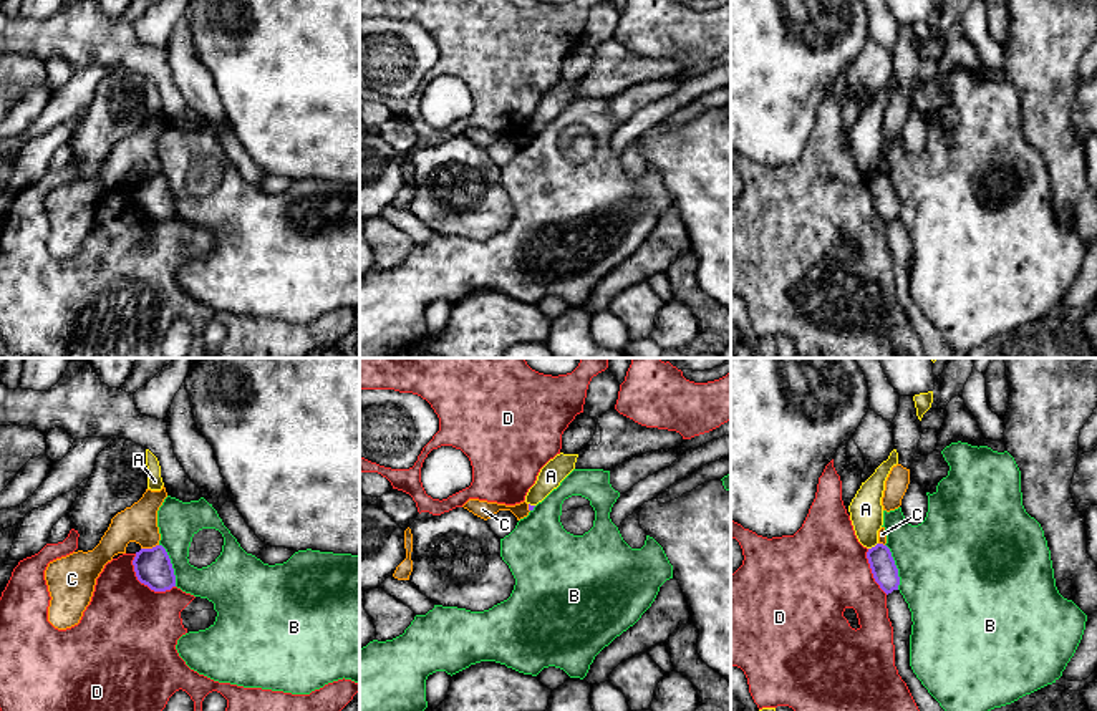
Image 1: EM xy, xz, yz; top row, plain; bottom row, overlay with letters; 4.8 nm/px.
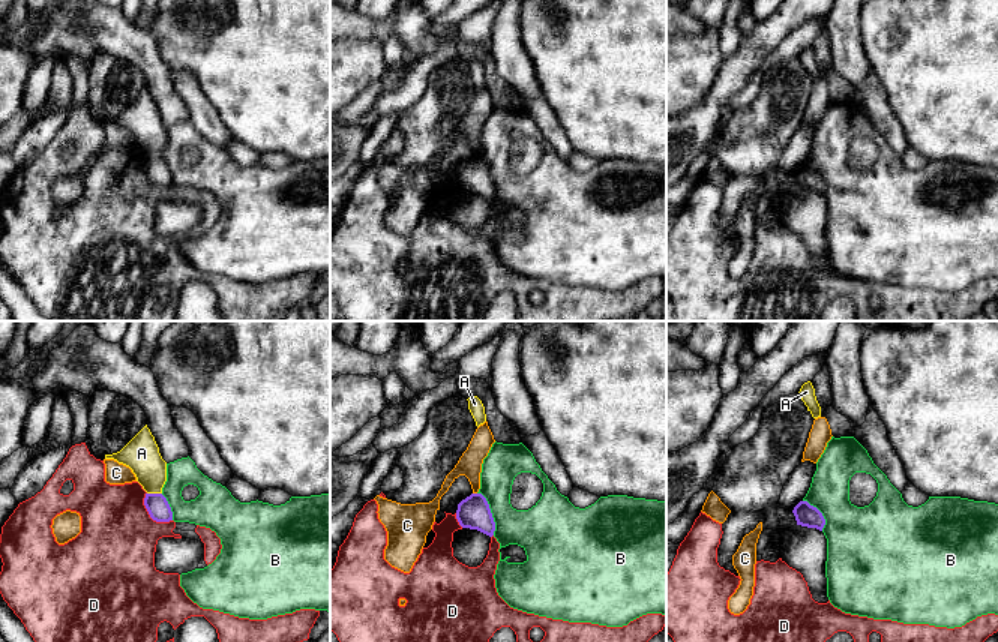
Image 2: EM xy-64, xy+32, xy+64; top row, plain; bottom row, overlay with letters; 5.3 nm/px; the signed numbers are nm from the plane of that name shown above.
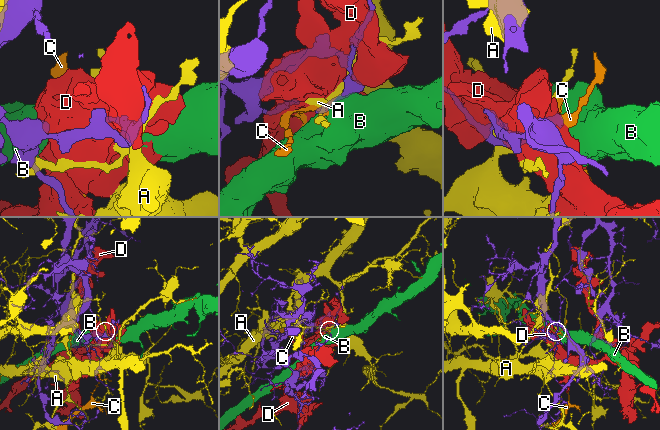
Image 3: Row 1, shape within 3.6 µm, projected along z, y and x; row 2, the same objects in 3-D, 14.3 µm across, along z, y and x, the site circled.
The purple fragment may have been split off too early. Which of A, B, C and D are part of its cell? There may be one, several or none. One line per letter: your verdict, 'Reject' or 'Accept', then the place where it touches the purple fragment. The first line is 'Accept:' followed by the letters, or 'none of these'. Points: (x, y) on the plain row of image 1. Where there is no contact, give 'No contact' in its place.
Accept: none of these
A: Reject. Touches purple at yz (872, 176)
B: Reject. Touches purple at yz (895, 196)
C: Reject. Touches purple at xy (149, 178)
D: Reject. Touches purple at xy (144, 212)

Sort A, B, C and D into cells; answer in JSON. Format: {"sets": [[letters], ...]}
{"sets": [["A"], ["B"], ["C"], ["D"]]}

